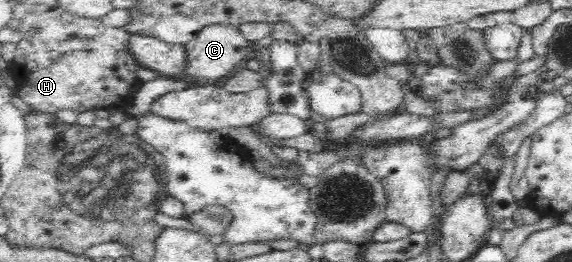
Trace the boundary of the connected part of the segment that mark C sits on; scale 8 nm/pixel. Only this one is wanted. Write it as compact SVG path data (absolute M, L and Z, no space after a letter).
M213 25L203 29L197 38L185 45L184 74L191 79L198 79L197 84L215 83L218 79L233 73L235 67L244 64L245 60L253 56L251 45L237 28L225 25Z

